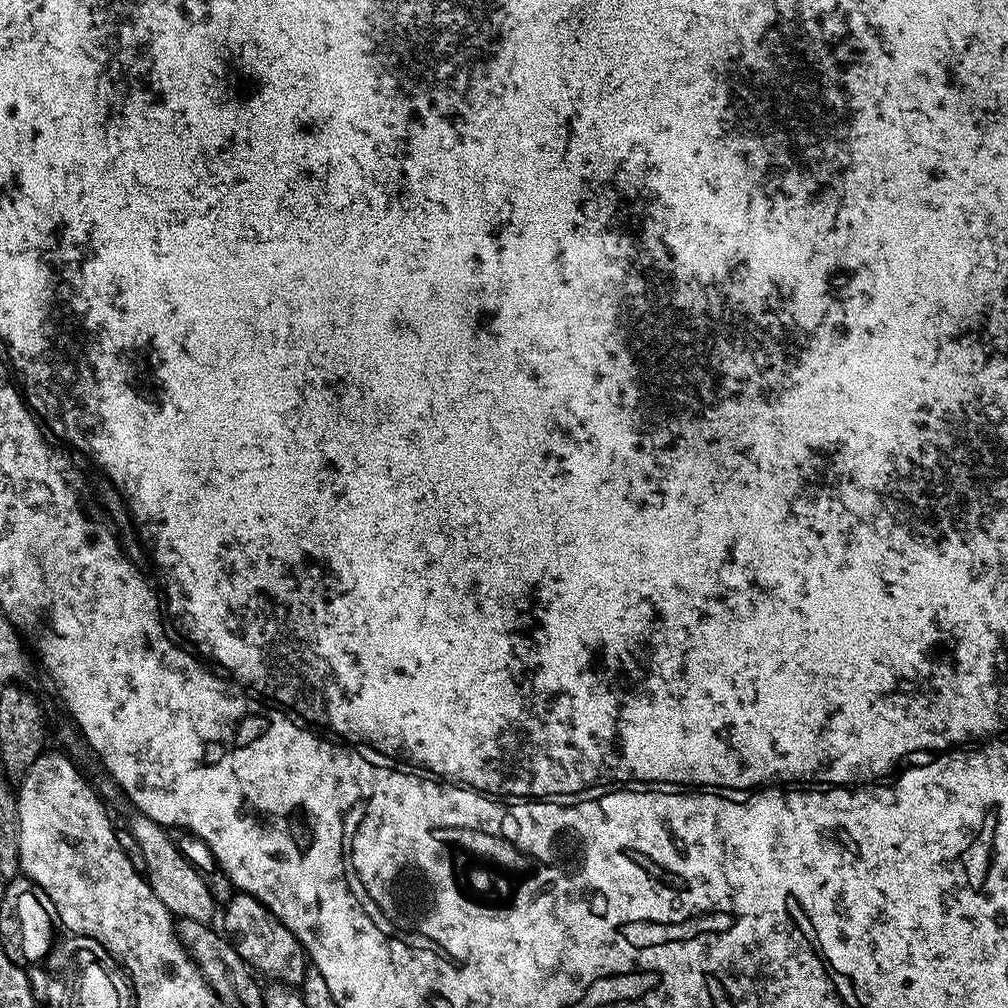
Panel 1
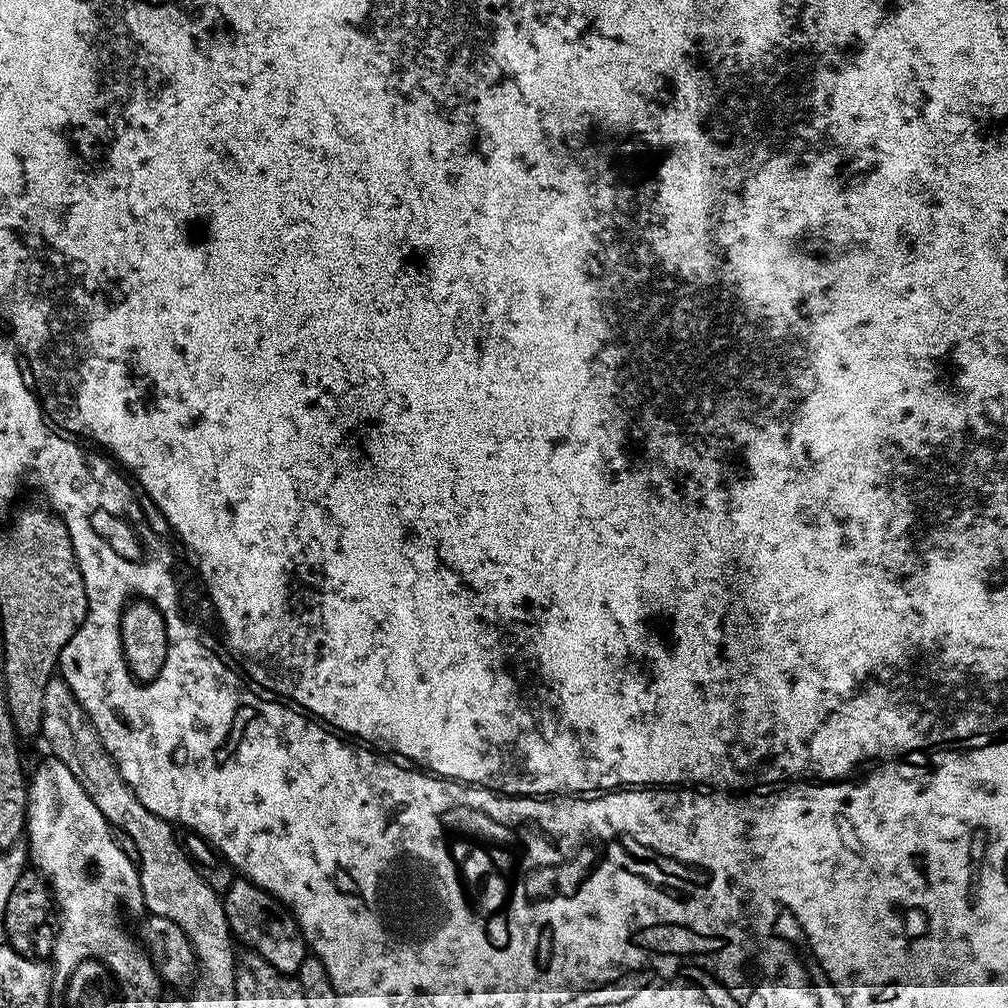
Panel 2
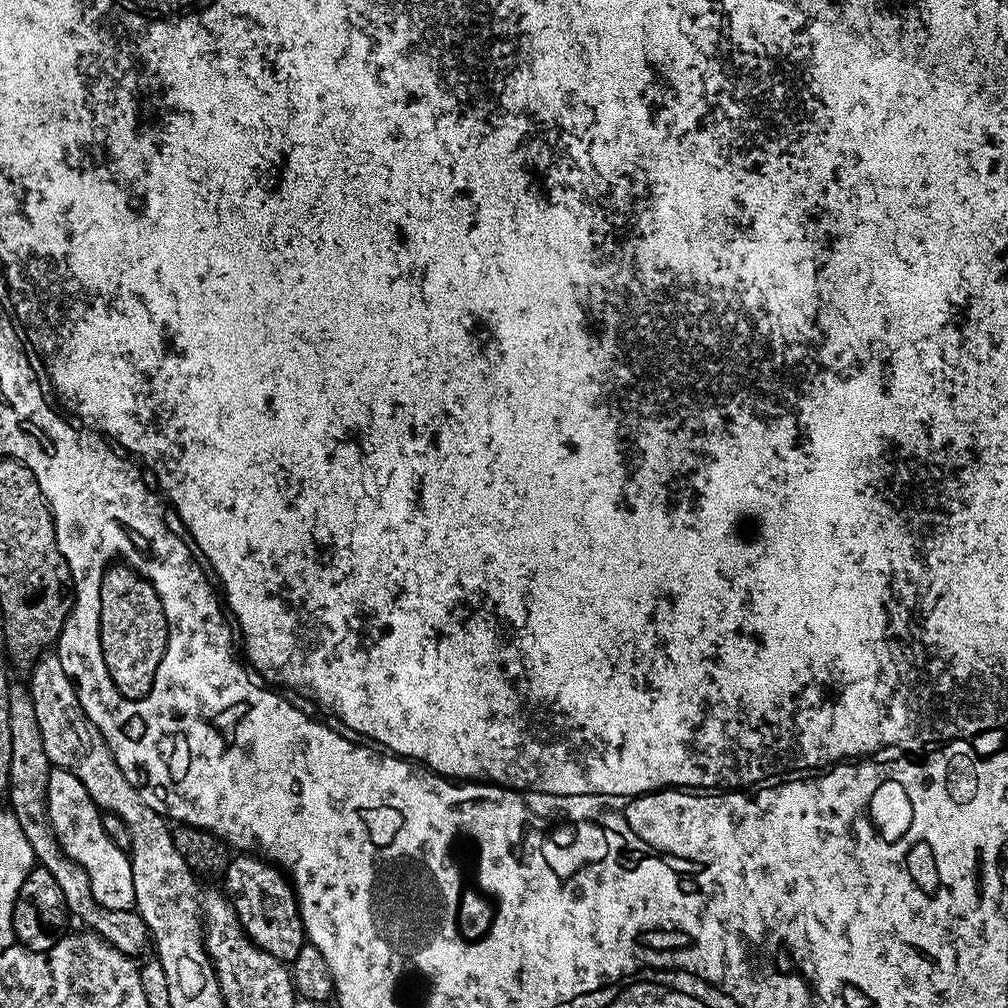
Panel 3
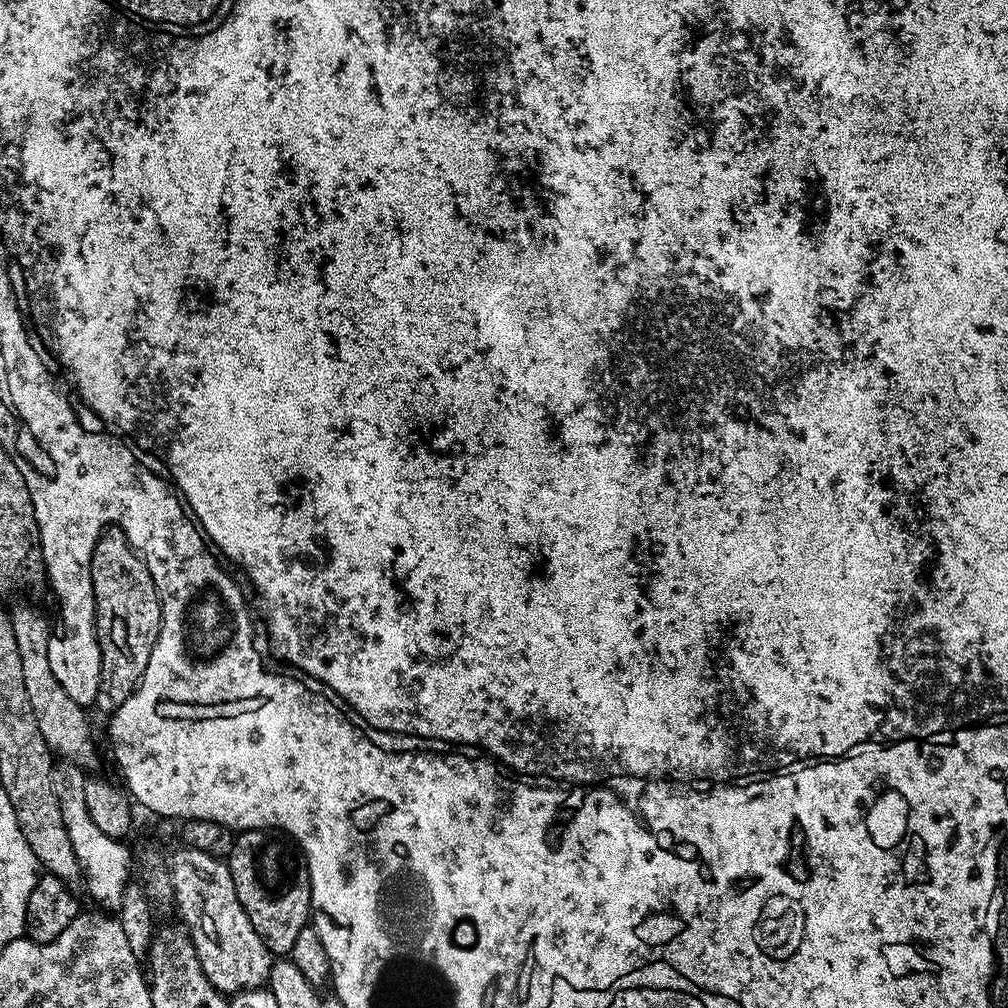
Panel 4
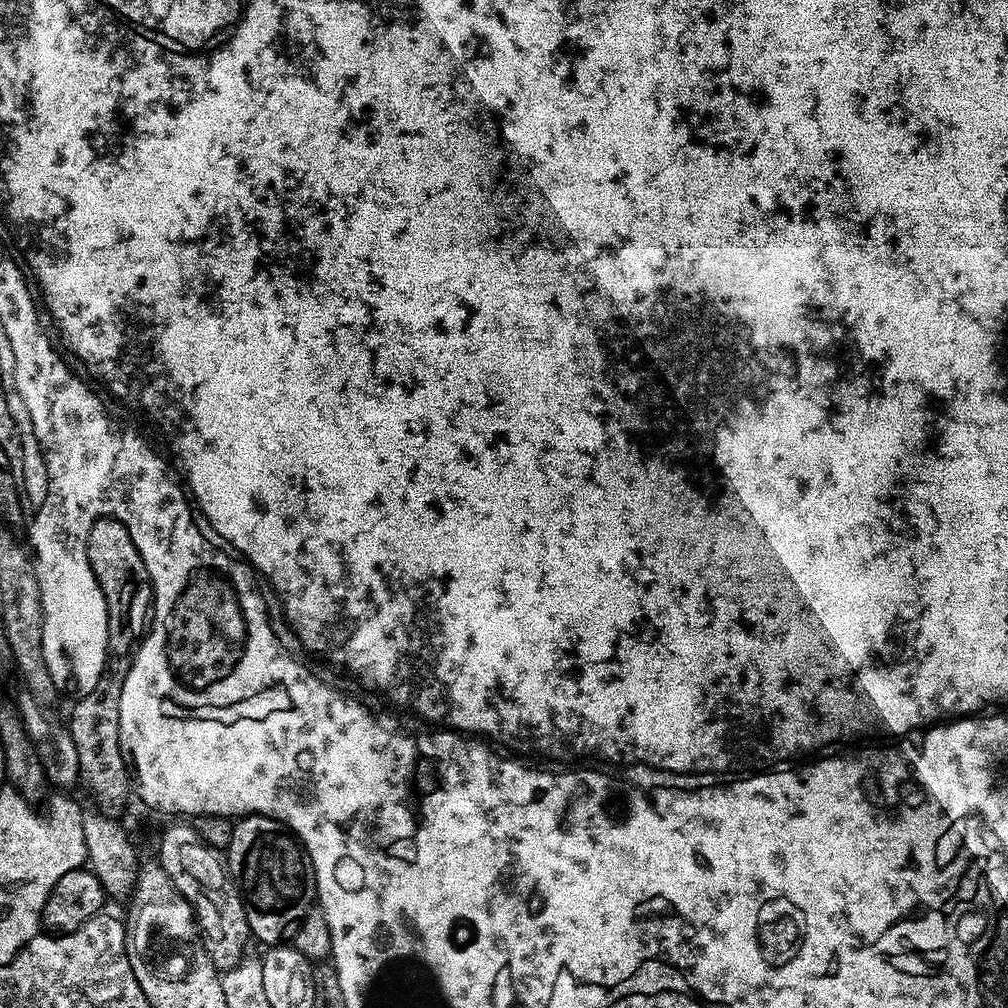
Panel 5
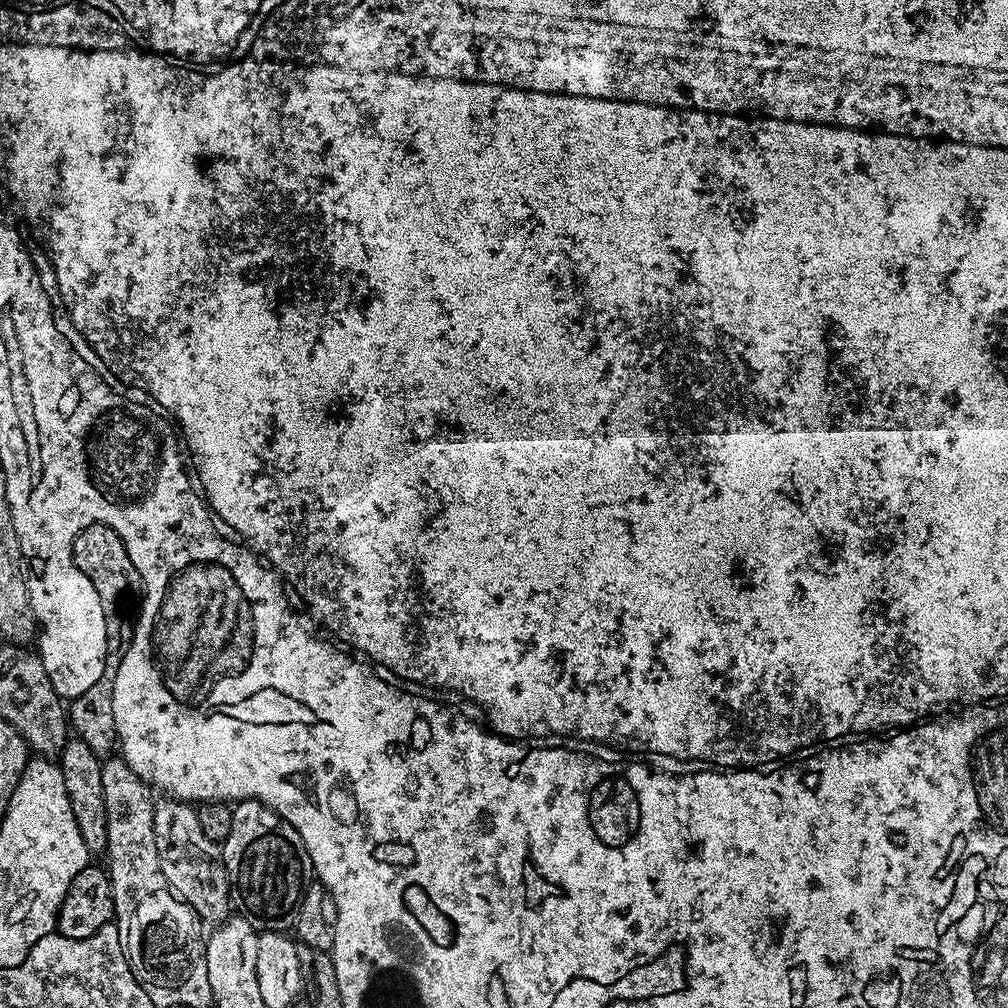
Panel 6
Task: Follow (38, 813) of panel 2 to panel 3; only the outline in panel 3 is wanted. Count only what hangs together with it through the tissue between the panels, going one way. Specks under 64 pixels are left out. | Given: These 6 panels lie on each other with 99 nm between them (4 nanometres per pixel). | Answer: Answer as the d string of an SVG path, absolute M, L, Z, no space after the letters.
M53 767L48 783L48 821L56 831L57 842L69 859L80 863L91 873L92 892L95 903L102 908L128 908L135 903L133 896L132 863L127 851L120 849L110 839L104 840L104 821L96 804L88 797L86 786L74 773L64 768Z

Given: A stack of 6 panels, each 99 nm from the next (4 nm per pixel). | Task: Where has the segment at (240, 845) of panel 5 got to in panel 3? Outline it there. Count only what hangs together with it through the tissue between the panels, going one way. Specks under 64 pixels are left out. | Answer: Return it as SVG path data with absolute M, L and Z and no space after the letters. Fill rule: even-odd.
M244 854L231 861L226 871L228 892L232 909L240 920L245 934L275 960L291 962L306 942L304 923L300 921L298 892L289 877L279 872L275 863L256 854ZM253 855L253 856L252 856ZM277 868L277 869L276 869ZM232 895L232 896L231 896Z

